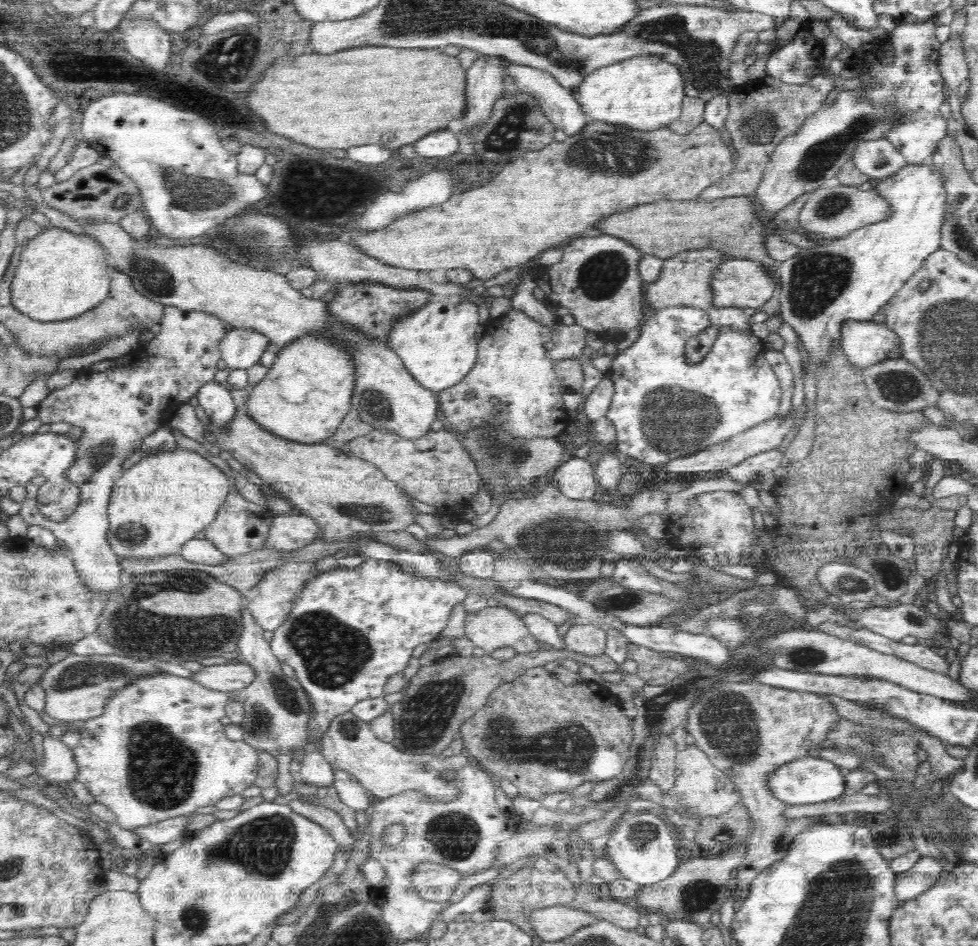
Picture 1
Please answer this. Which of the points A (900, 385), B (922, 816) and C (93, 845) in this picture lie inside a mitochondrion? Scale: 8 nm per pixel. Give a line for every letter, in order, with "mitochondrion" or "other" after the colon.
A: mitochondrion
B: mitochondrion
C: other

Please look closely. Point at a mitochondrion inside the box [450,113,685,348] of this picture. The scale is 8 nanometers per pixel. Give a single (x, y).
(605, 153)

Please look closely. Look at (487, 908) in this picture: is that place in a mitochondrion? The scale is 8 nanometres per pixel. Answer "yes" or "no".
no

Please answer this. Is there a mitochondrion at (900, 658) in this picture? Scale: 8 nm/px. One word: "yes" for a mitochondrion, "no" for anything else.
no

